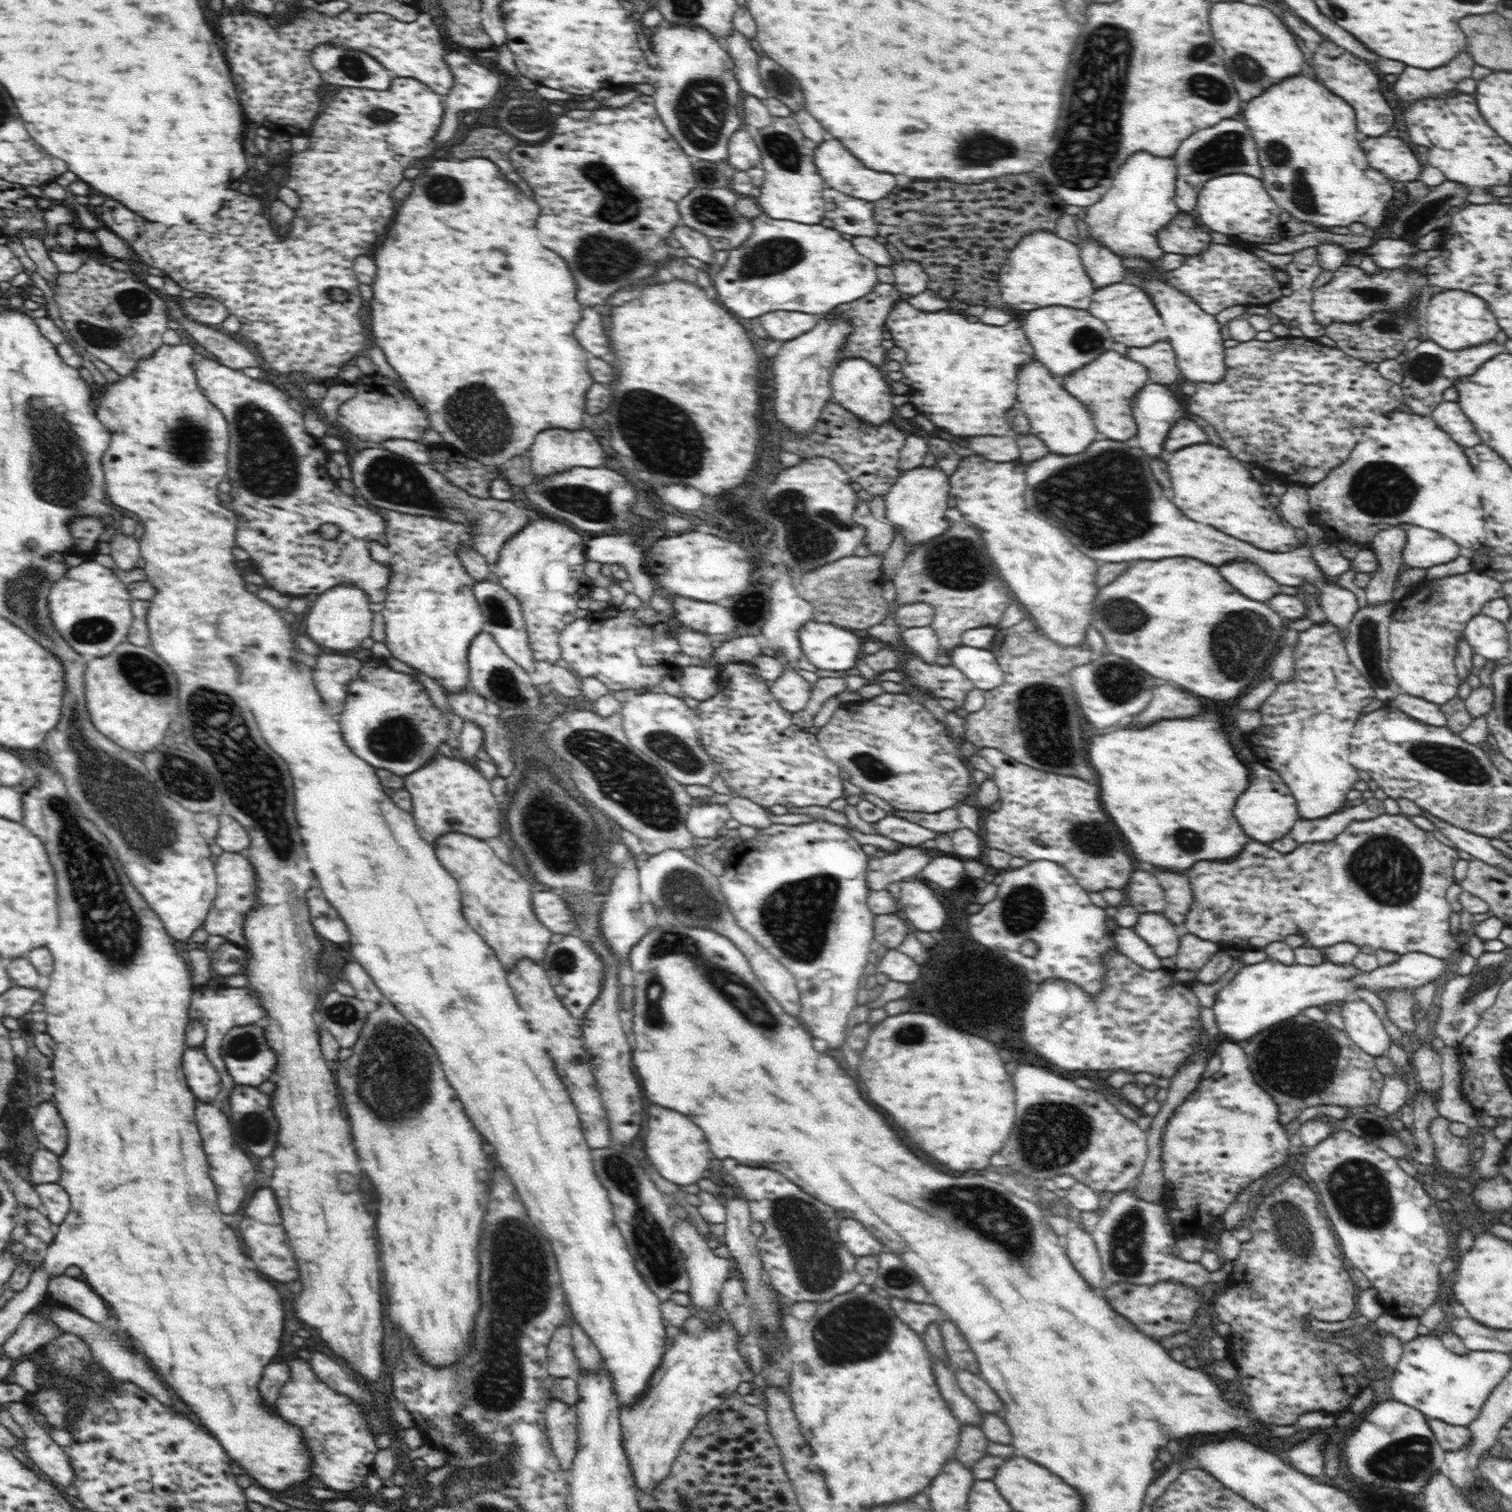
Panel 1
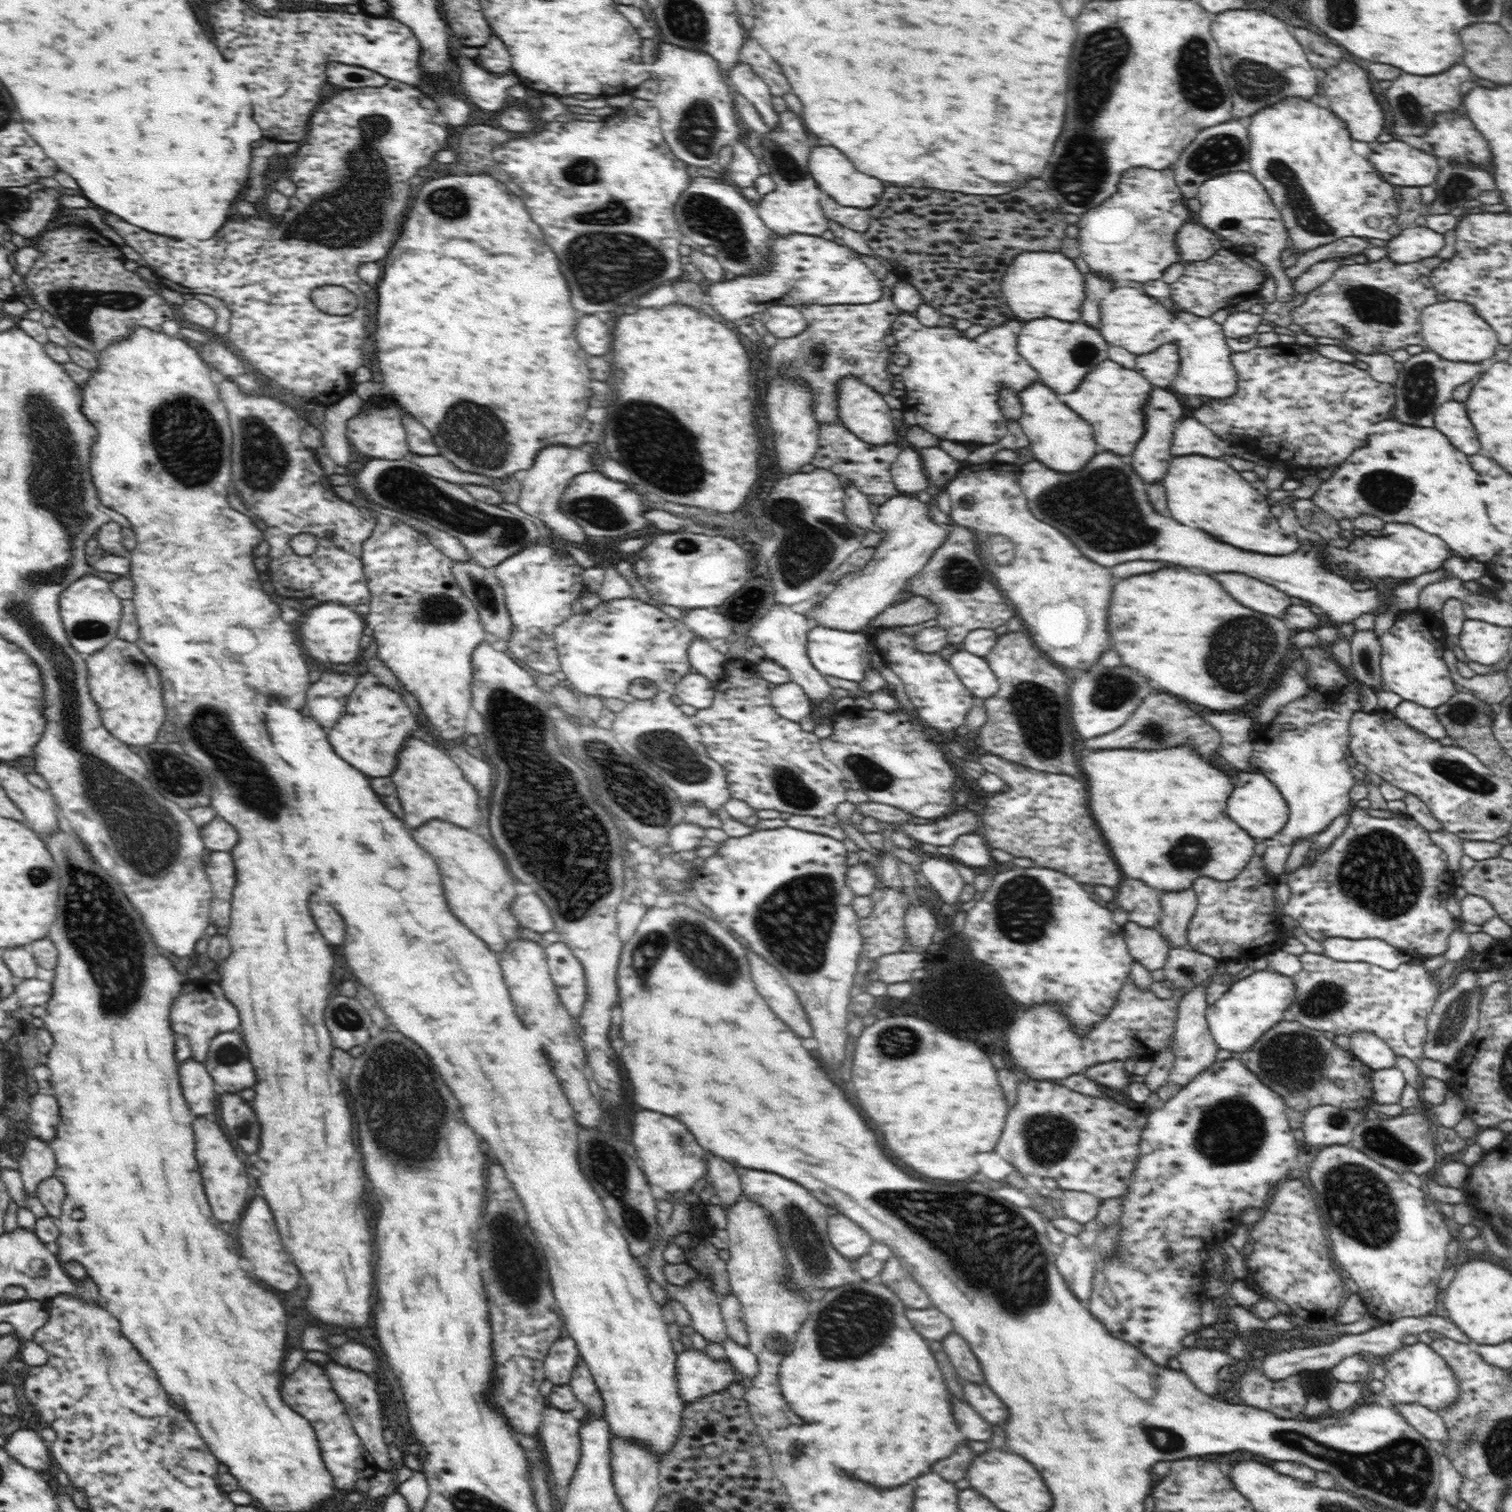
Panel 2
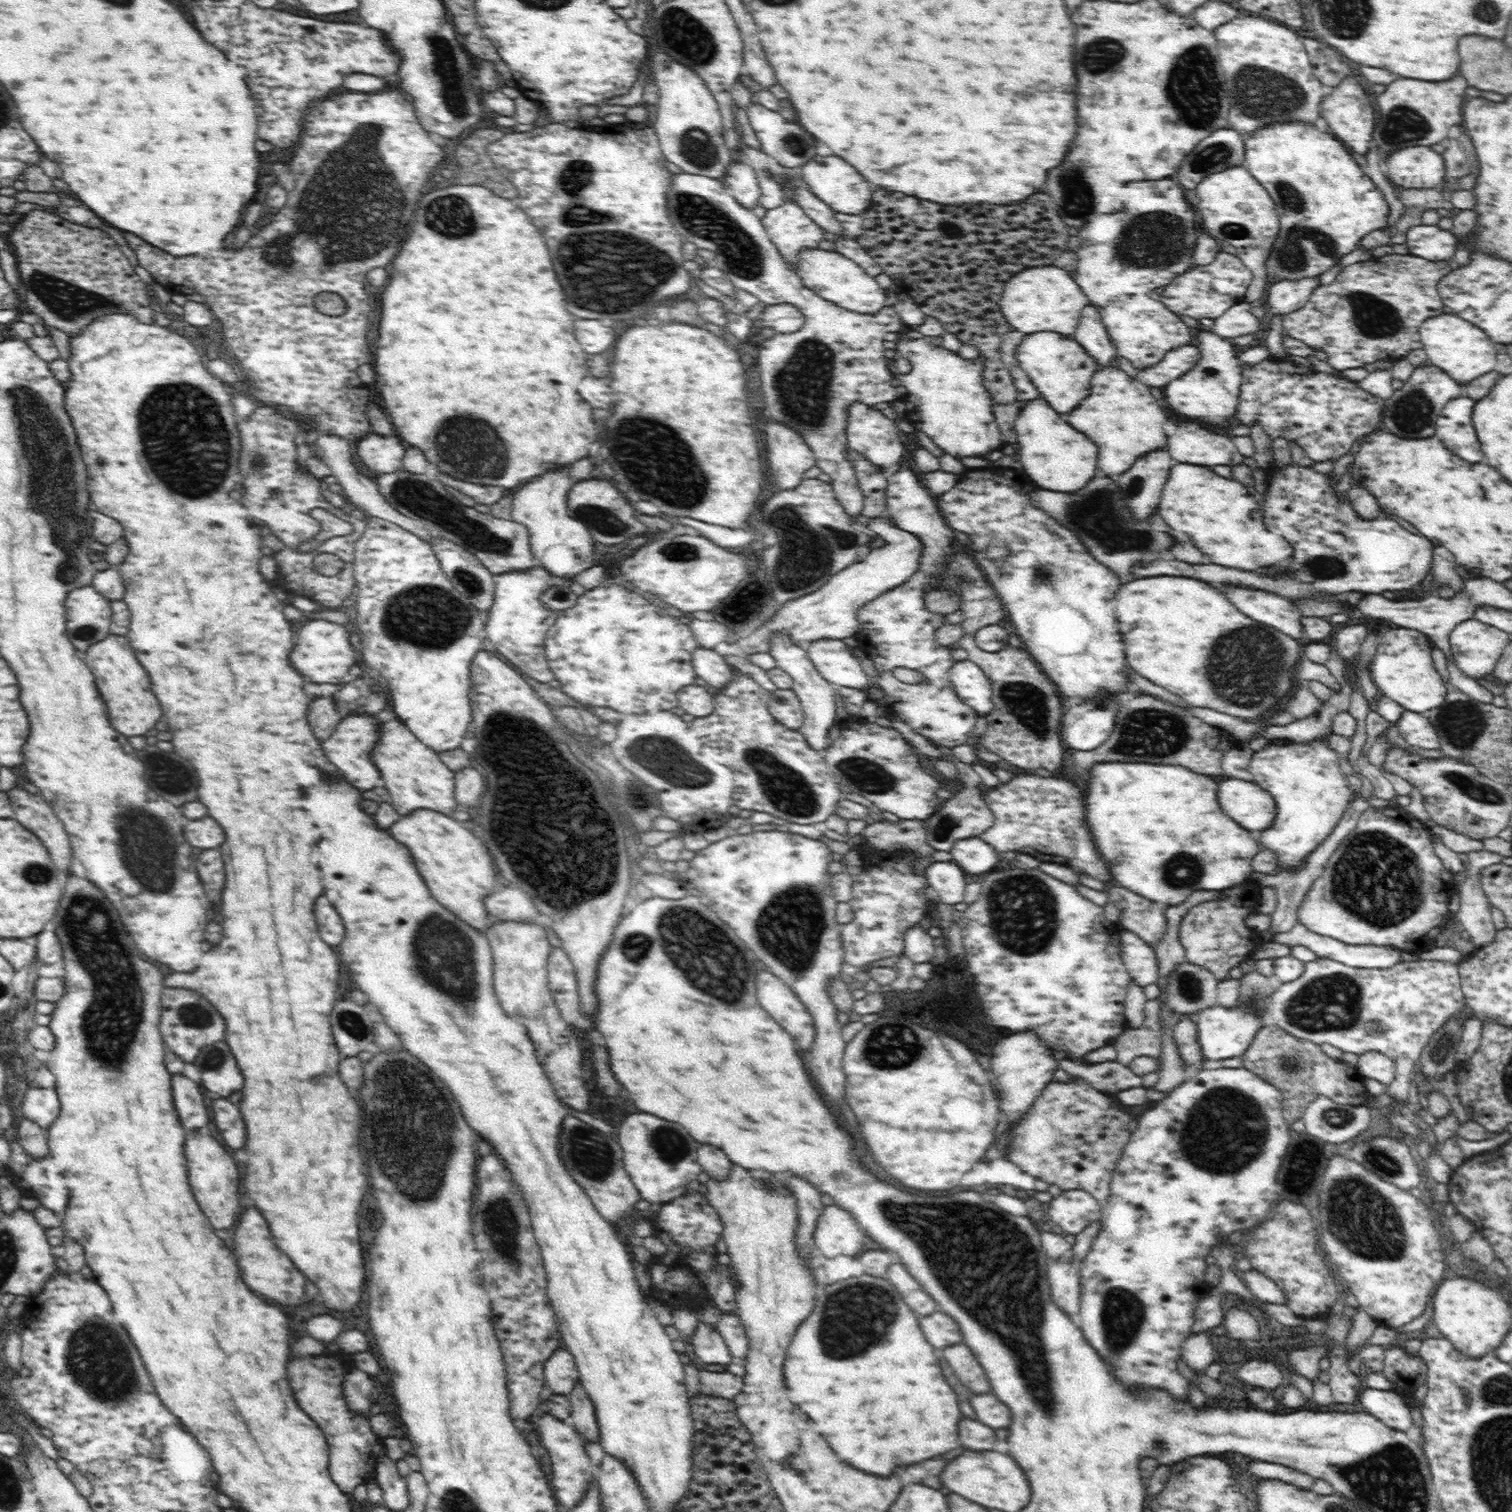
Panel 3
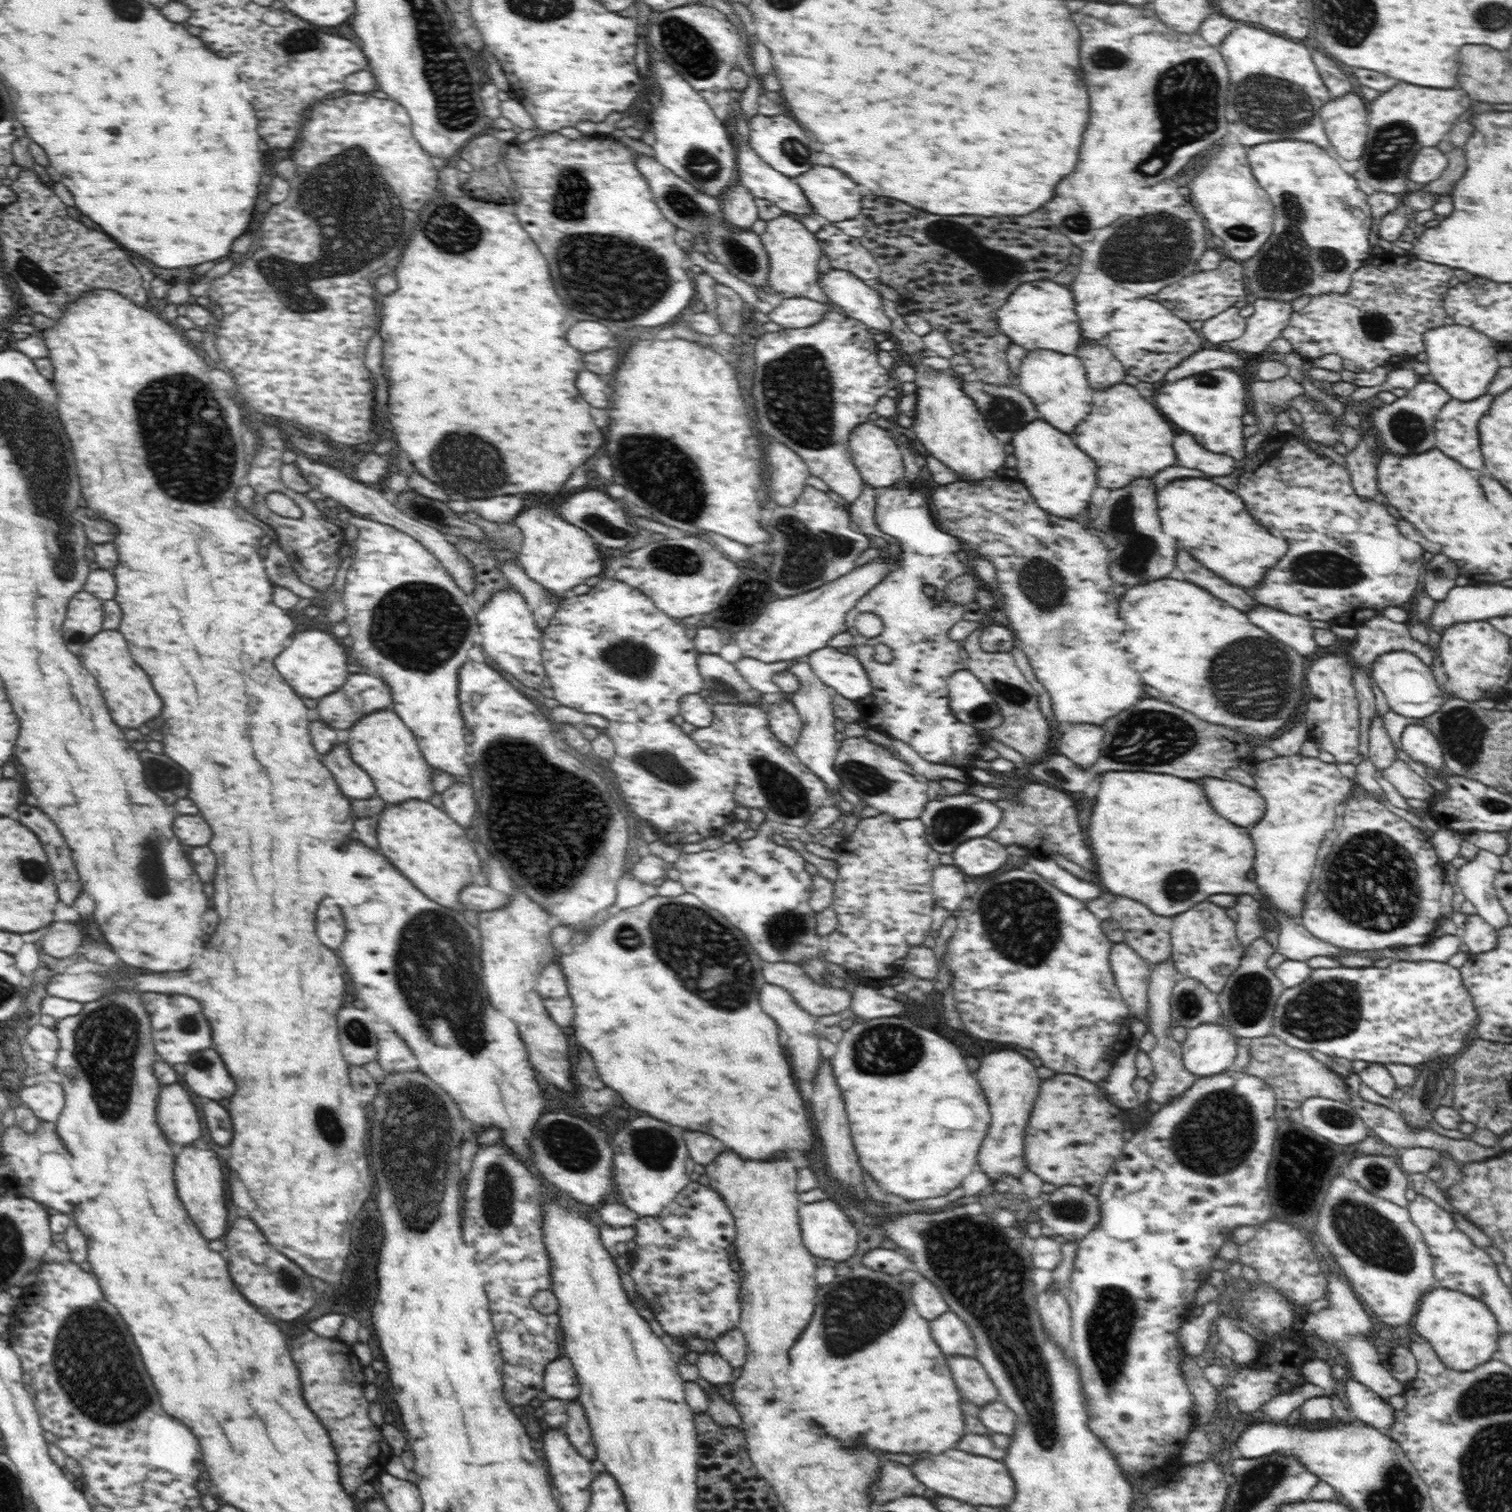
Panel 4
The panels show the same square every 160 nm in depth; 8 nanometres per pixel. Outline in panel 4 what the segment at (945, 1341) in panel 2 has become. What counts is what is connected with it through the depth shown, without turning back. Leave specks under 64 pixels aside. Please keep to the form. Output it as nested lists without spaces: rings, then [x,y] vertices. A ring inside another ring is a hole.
[[[962,1355],[946,1356],[946,1358],[954,1382],[964,1398],[968,1398],[976,1406],[984,1406],[998,1398],[997,1388],[980,1361]]]

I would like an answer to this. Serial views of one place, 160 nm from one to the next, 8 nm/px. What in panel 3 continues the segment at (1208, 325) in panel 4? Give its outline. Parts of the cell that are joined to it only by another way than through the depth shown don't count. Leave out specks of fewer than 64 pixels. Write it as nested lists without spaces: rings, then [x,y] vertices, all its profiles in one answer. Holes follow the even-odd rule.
[[[1245,300],[1234,304],[1222,316],[1214,319],[1210,330],[1225,339],[1252,334],[1260,330],[1260,320],[1250,312],[1250,303]]]

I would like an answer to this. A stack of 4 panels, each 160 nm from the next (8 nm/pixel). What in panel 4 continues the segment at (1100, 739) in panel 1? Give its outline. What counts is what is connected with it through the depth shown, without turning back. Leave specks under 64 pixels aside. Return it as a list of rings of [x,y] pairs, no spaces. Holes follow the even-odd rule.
[[[1104,772],[1100,776],[1100,790],[1096,794],[1096,802],[1092,804],[1092,814],[1090,814],[1090,826],[1088,838],[1090,838],[1090,848],[1096,856],[1096,864],[1098,864],[1098,874],[1102,884],[1112,892],[1112,896],[1126,896],[1132,898],[1146,907],[1150,907],[1154,914],[1160,916],[1176,916],[1180,912],[1186,912],[1192,909],[1198,903],[1203,903],[1208,896],[1212,894],[1250,894],[1253,896],[1263,908],[1266,908],[1266,899],[1264,893],[1257,887],[1251,876],[1251,869],[1255,856],[1255,848],[1250,838],[1247,827],[1239,827],[1234,823],[1222,818],[1210,805],[1204,787],[1197,780],[1183,779],[1178,776],[1169,774],[1154,774],[1154,772]],[[1276,911],[1273,918],[1280,927],[1278,946],[1275,948],[1275,952],[1282,954],[1284,958],[1306,961],[1313,956],[1338,958],[1344,953],[1352,953],[1352,951],[1338,948],[1329,942],[1316,938],[1308,932],[1307,928],[1282,911]]]

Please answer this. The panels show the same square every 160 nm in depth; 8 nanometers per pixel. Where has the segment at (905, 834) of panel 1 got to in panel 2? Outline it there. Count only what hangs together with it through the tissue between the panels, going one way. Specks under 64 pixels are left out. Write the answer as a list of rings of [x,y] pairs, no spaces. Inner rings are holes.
[[[958,812],[950,818],[944,818],[930,824],[895,823],[893,830],[901,830],[912,840],[934,846],[950,846],[958,836],[974,832],[978,826],[978,818],[972,812]]]

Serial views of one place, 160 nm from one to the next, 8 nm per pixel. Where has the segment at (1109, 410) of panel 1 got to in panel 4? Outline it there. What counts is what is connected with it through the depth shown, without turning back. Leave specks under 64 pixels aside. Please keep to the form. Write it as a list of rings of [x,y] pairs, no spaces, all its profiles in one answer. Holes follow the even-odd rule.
[[[1114,384],[1112,386],[1112,414],[1106,416],[1100,410],[1090,412],[1081,420],[1072,435],[1072,441],[1076,446],[1090,456],[1098,467],[1097,485],[1102,488],[1117,489],[1126,486],[1138,476],[1154,477],[1156,472],[1164,470],[1166,466],[1172,466],[1176,462],[1172,440],[1174,432],[1172,426],[1164,420],[1164,416],[1154,408],[1152,402],[1148,402],[1140,392],[1130,384]]]

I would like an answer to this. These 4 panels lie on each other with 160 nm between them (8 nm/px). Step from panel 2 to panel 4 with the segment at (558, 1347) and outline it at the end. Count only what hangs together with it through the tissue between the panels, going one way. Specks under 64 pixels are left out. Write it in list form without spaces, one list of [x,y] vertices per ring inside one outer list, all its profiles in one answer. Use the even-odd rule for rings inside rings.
[[[568,1356],[551,1360],[545,1370],[543,1388],[545,1398],[565,1402],[579,1398],[580,1385]]]

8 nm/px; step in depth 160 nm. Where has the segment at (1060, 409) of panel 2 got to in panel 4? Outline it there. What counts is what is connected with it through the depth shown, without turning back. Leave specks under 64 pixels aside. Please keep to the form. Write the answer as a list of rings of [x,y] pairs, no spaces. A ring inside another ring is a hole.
[[[1038,418],[1018,429],[1010,442],[1018,460],[1018,478],[1036,501],[1038,507],[1060,518],[1076,518],[1084,514],[1086,506],[1097,487],[1096,463],[1081,451],[1068,435],[1053,427],[1048,421]]]

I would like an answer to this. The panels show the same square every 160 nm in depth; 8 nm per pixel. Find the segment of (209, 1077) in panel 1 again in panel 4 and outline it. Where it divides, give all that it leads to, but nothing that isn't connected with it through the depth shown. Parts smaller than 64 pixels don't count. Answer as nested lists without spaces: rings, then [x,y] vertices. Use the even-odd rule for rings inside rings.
[[[168,1084],[160,1090],[157,1124],[170,1145],[188,1145],[202,1136],[202,1124],[198,1110],[184,1086]]]

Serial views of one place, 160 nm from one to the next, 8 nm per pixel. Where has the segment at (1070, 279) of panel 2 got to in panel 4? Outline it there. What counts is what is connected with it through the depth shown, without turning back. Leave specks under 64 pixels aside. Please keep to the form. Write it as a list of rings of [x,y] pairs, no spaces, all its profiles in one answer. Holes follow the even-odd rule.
[[[1040,279],[1035,281],[1025,281],[1024,284],[1018,285],[1008,300],[996,312],[997,326],[1004,335],[1010,338],[1012,343],[1016,343],[1027,351],[1035,348],[1050,349],[1062,354],[1076,355],[1079,342],[1082,339],[1082,329],[1078,323],[1078,317],[1074,310],[1076,301],[1074,293],[1068,286],[1057,284],[1052,279]]]

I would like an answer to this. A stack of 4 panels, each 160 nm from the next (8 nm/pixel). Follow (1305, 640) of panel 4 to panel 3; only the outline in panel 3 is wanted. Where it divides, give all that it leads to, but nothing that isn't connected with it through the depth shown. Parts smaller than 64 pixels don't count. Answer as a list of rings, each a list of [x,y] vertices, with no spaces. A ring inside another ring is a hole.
[[[1244,585],[1220,586],[1229,602],[1245,616],[1264,622],[1295,640],[1302,640],[1302,614],[1296,605],[1276,593]]]

